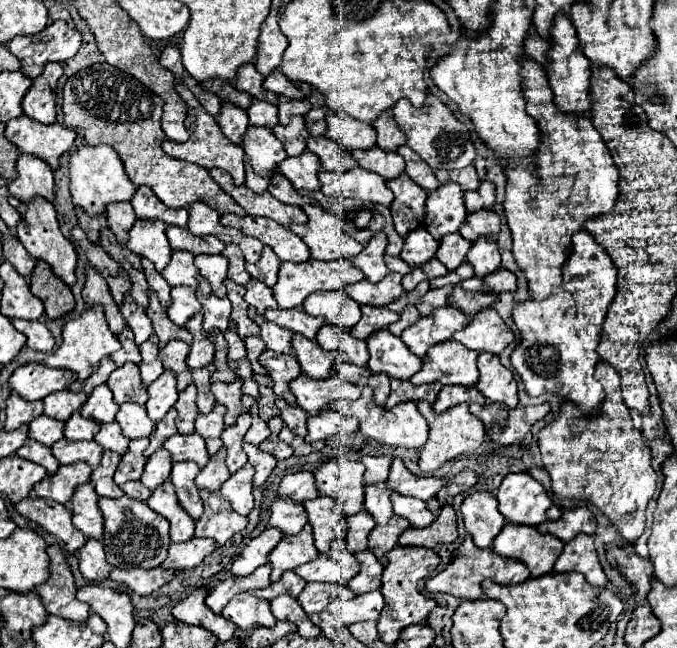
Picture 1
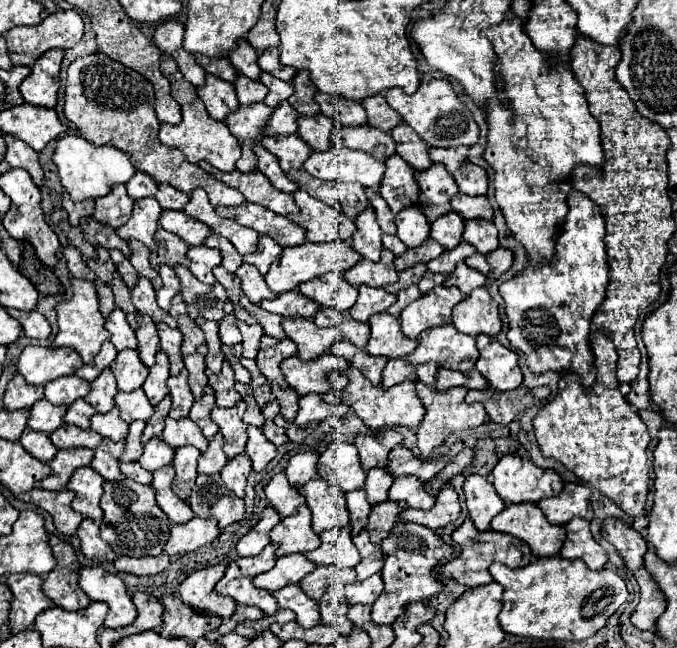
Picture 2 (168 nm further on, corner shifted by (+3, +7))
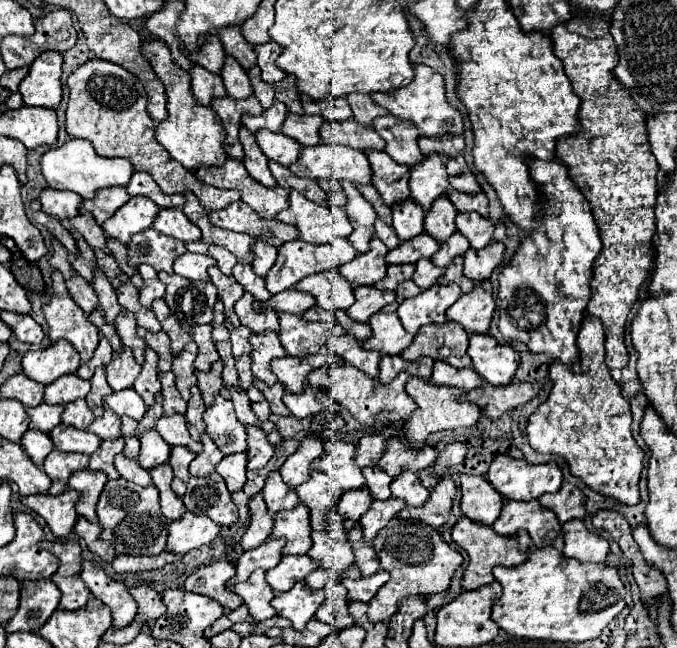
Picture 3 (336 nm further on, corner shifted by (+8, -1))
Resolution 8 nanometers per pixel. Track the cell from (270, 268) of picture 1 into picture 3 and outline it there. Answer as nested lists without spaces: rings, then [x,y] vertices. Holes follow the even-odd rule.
[[[257,240],[255,246],[253,246],[253,254],[255,254],[255,258],[253,258],[253,264],[251,266],[253,266],[255,274],[263,278],[273,268],[273,264],[275,264],[277,248],[273,248],[273,246]]]

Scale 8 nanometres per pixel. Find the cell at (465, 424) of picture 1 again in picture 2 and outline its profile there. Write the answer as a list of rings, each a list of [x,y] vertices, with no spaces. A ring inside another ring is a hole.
[[[418,382],[416,384],[416,392],[418,392],[418,398],[422,400],[424,408],[426,408],[426,416],[422,420],[422,424],[416,428],[416,446],[420,448],[422,456],[430,456],[432,450],[436,446],[440,446],[452,432],[462,432],[462,430],[470,430],[470,428],[476,428],[480,424],[484,424],[486,420],[486,410],[482,404],[466,404],[464,402],[464,396],[468,392],[468,388],[448,388],[446,392],[438,392],[436,386],[428,386],[428,384],[422,384]]]

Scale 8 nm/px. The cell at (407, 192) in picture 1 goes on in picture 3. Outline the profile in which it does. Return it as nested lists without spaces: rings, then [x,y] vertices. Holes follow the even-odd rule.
[[[367,152],[373,168],[373,186],[387,206],[395,206],[409,198],[409,168],[397,164],[385,152]]]

